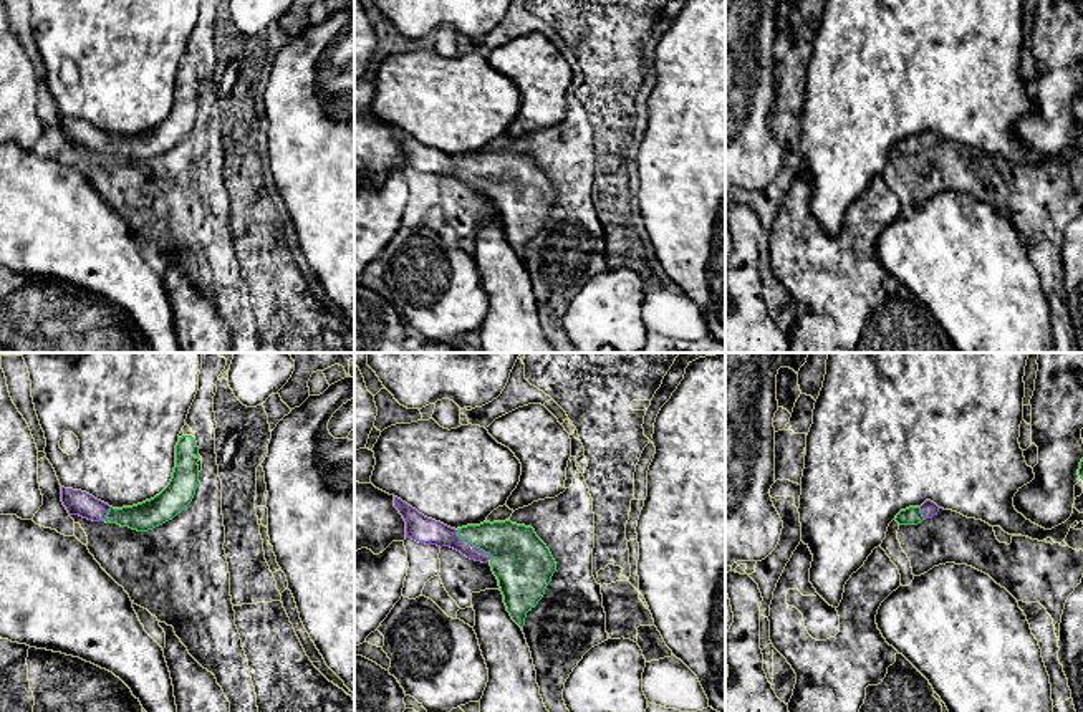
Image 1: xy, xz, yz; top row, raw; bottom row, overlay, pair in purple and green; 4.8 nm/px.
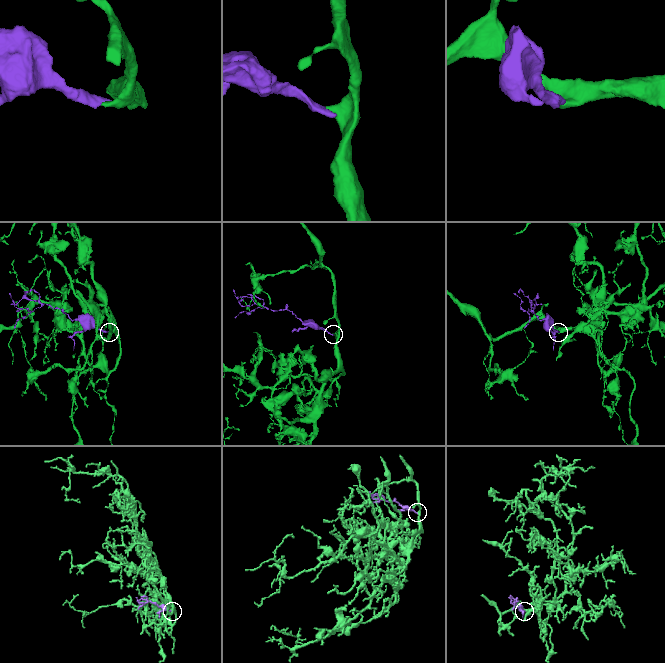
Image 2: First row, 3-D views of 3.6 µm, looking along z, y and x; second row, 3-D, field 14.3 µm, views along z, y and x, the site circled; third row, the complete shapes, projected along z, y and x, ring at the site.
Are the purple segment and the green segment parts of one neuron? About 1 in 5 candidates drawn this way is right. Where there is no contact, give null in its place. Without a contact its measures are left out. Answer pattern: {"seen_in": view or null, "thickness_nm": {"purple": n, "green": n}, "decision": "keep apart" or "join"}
{"seen_in": "xz", "thickness_nm": {"purple": 130, "green": 280}, "decision": "join"}

